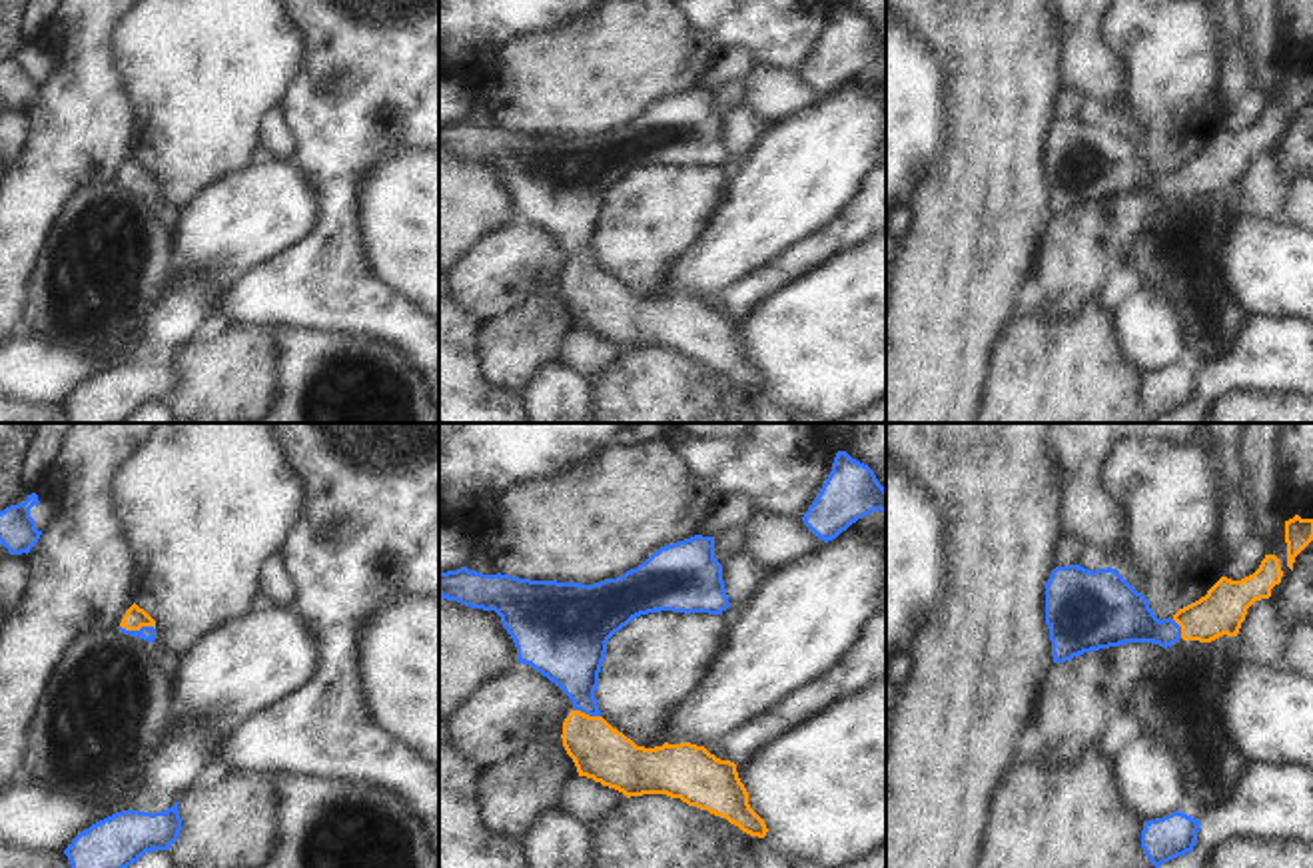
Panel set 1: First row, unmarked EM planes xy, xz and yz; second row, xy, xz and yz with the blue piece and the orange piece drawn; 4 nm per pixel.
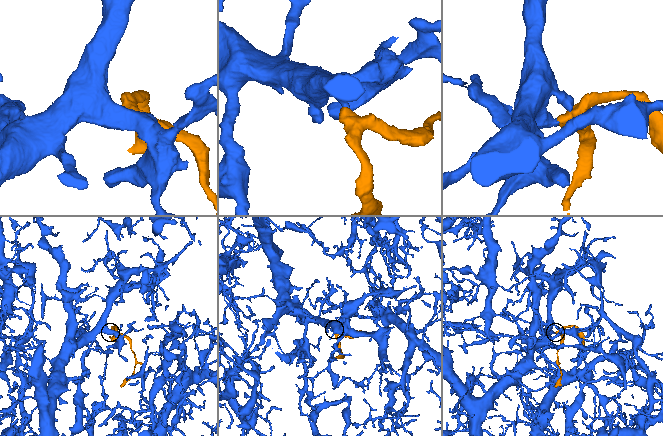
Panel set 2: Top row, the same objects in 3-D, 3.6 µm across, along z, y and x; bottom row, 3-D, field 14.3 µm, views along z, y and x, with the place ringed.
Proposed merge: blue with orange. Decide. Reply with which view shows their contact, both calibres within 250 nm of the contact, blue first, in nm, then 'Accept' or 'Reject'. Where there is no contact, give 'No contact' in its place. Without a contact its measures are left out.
Touches blue in xy. Thickness 60 nm (blue) against 90 nm. Accept

